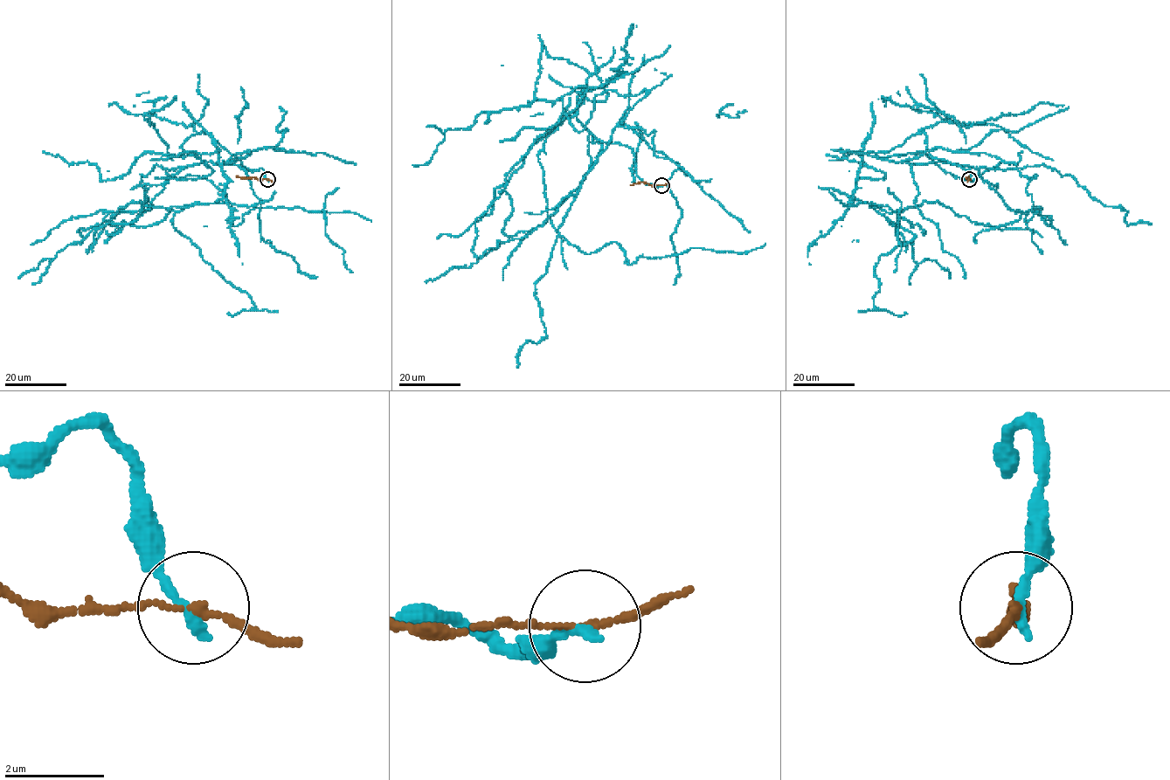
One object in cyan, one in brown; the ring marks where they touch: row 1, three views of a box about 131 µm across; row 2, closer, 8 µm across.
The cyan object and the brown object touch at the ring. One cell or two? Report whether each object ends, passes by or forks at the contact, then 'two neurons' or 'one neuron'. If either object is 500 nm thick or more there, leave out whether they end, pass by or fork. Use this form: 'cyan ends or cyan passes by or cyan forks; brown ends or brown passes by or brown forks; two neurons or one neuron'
cyan ends; brown passes by; two neurons

